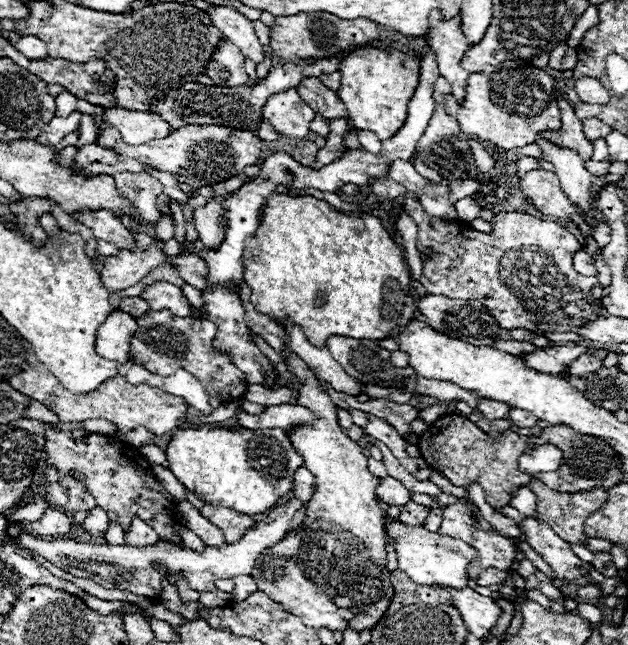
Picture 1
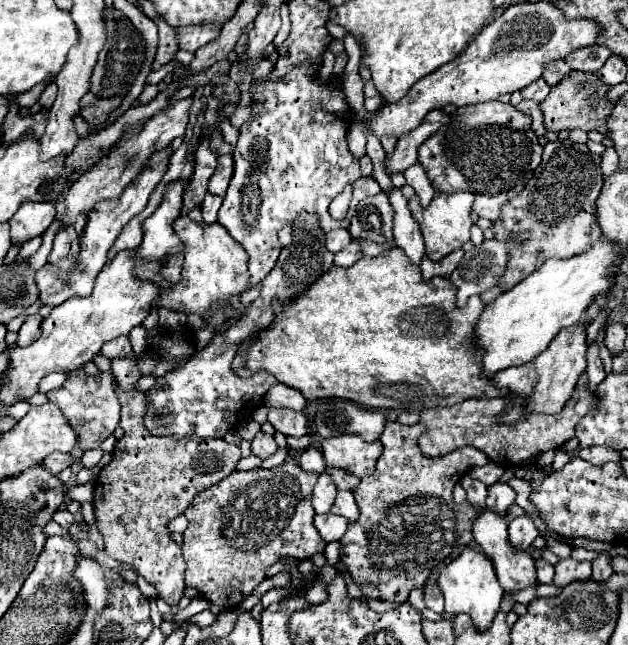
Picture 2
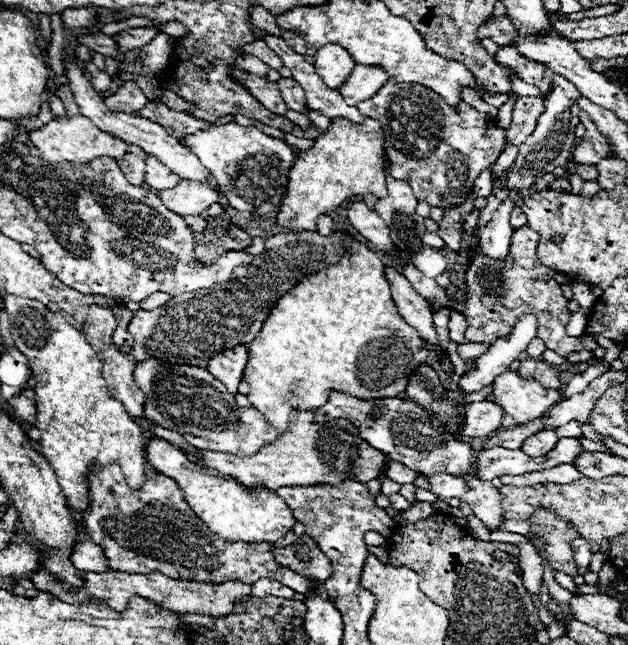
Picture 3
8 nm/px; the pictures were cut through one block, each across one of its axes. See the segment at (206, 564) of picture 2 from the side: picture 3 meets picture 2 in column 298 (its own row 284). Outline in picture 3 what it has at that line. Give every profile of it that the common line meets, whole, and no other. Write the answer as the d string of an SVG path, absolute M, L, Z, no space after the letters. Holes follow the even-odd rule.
M530 226L516 228L512 236L512 252L508 254L508 260L500 264L492 264L492 260L482 258L480 252L476 252L474 260L468 266L466 272L466 288L468 288L468 300L464 304L464 318L468 322L466 328L466 340L468 342L484 342L492 344L500 336L508 334L512 330L512 324L528 312L536 312L540 320L538 338L544 340L548 350L554 350L562 358L566 358L570 352L578 350L596 350L598 344L592 338L574 338L566 334L566 324L570 318L570 312L566 308L568 300L562 296L560 284L556 282L556 272L552 272L548 266L540 264L536 256L536 246L540 242L538 232L534 232Z

